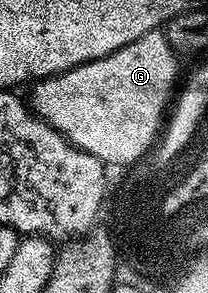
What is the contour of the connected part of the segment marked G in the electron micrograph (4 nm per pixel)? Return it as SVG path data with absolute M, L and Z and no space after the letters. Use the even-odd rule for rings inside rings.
M163 31L147 32L142 34L142 38L122 46L122 50L114 50L114 54L106 58L86 62L57 76L49 76L47 80L35 81L30 88L30 107L51 128L61 132L74 147L86 150L86 154L94 154L94 158L103 160L105 165L132 166L152 147L149 143L152 132L165 119L164 107L176 84L176 60L178 54L170 46Z

